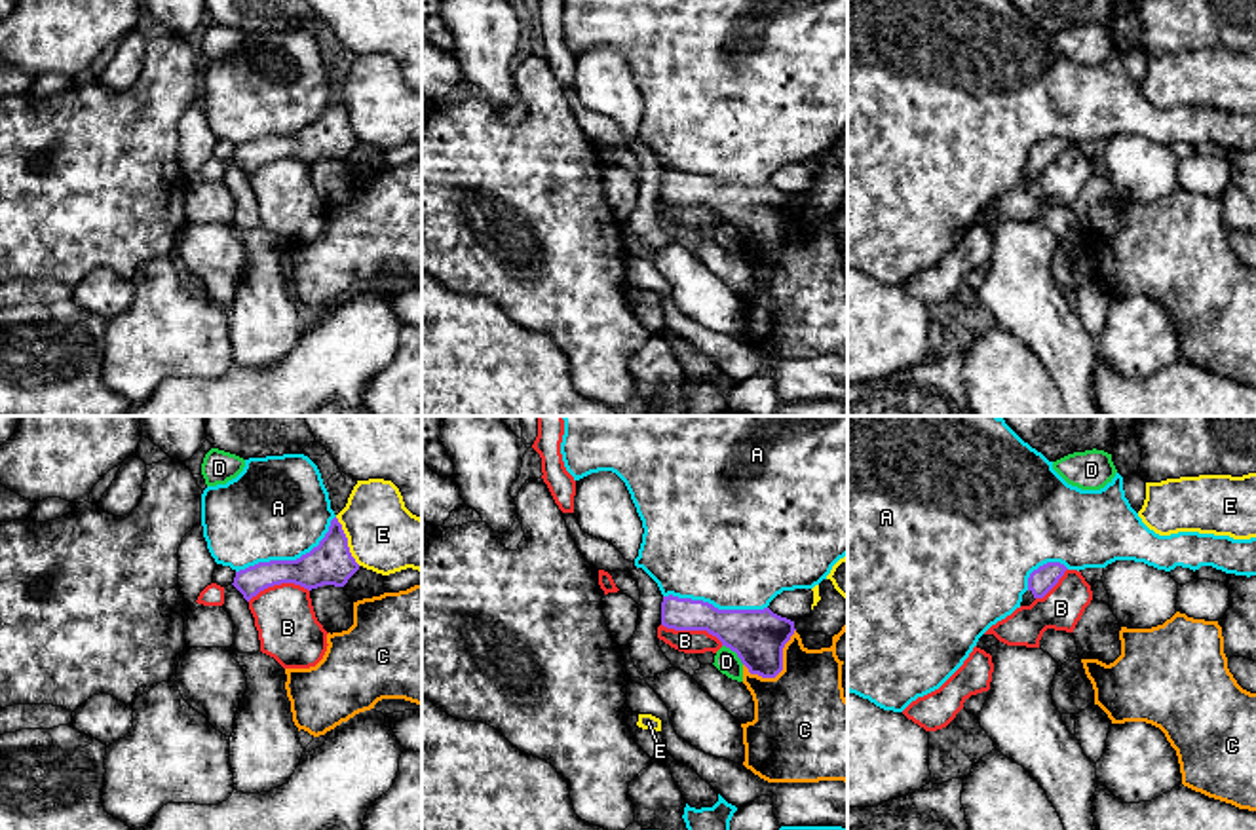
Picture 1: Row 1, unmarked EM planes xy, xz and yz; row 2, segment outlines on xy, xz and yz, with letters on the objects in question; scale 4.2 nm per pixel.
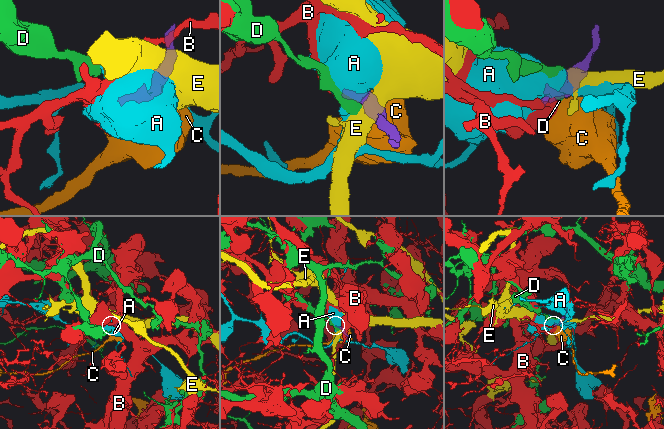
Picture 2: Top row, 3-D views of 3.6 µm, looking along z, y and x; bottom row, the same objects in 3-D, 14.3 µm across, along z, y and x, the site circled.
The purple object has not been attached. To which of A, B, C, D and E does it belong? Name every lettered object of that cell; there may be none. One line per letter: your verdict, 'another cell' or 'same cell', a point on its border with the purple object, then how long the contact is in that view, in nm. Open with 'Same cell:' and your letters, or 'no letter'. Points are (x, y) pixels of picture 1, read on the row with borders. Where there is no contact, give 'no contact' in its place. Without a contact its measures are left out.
Same cell: no letter
A: another cell; meets purple in xy at (291, 561); contact 480 nm long
B: another cell; meets purple in xz at (692, 629); contact 280 nm long
C: another cell; meets purple in xz at (781, 667); contact 280 nm long
D: another cell; meets purple in xz at (734, 650); contact 130 nm long
E: another cell; meets purple in xy at (346, 542); contact 240 nm long

